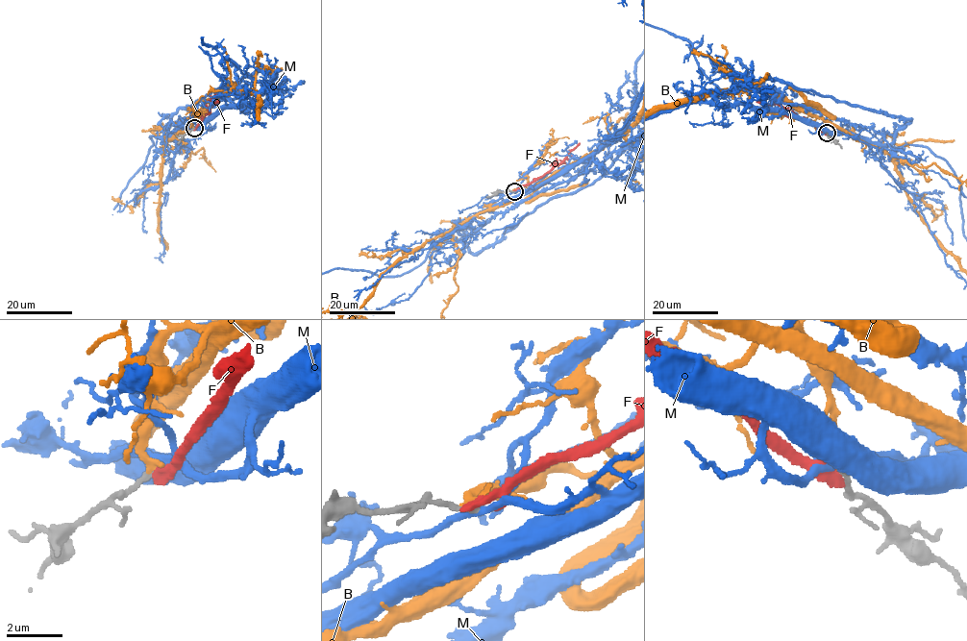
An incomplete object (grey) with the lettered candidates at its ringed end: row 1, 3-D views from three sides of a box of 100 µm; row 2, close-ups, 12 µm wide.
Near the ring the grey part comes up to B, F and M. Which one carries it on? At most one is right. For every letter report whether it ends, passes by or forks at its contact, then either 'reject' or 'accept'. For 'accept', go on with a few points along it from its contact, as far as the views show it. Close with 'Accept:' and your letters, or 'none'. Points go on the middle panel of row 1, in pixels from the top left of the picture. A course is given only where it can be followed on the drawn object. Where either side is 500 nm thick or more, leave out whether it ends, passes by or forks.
B: it ends there; reject
F: it ends there; reject
M: it passes by; accept
Accept: M

